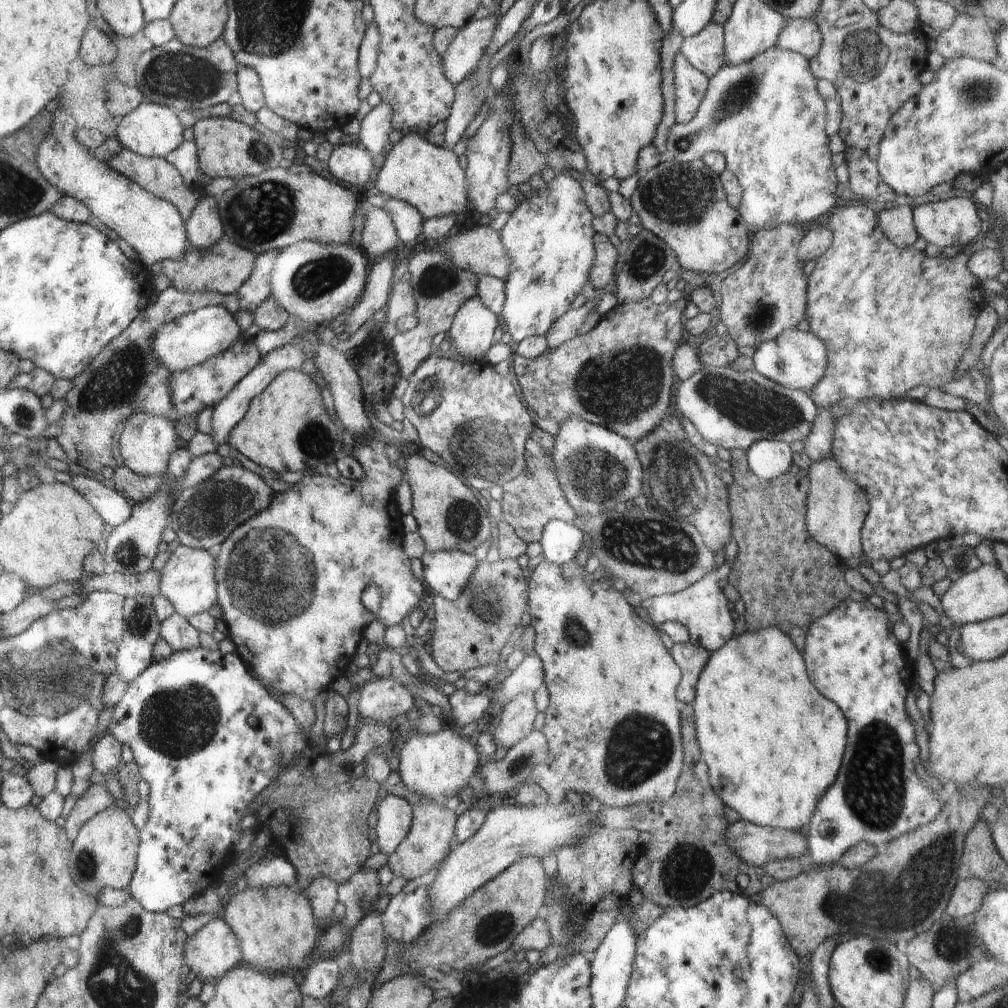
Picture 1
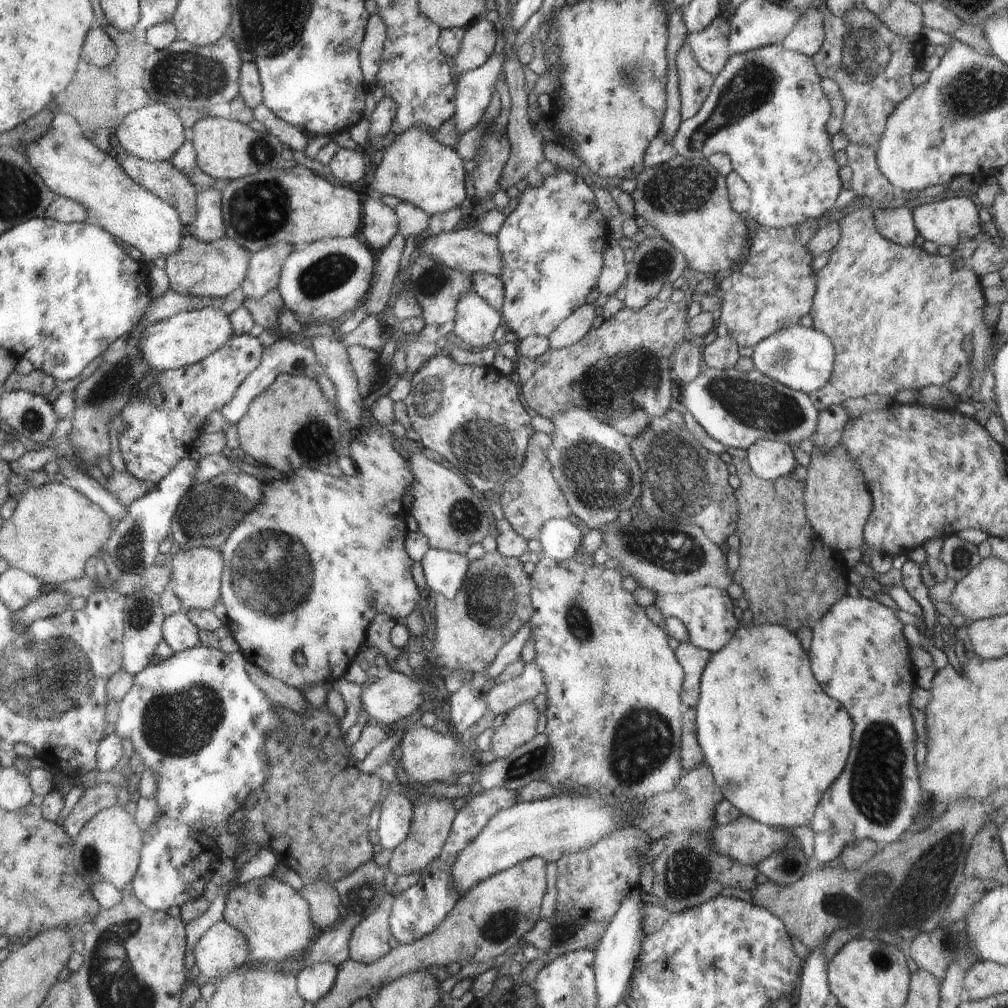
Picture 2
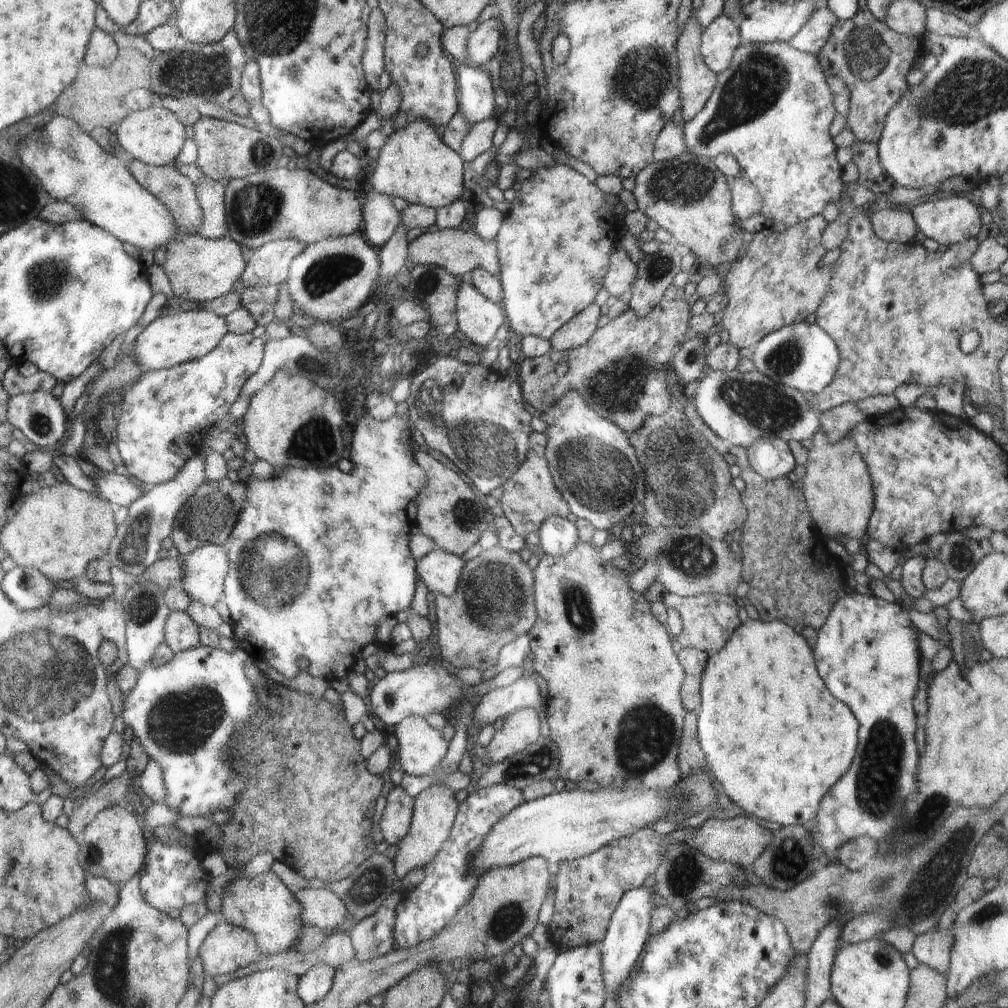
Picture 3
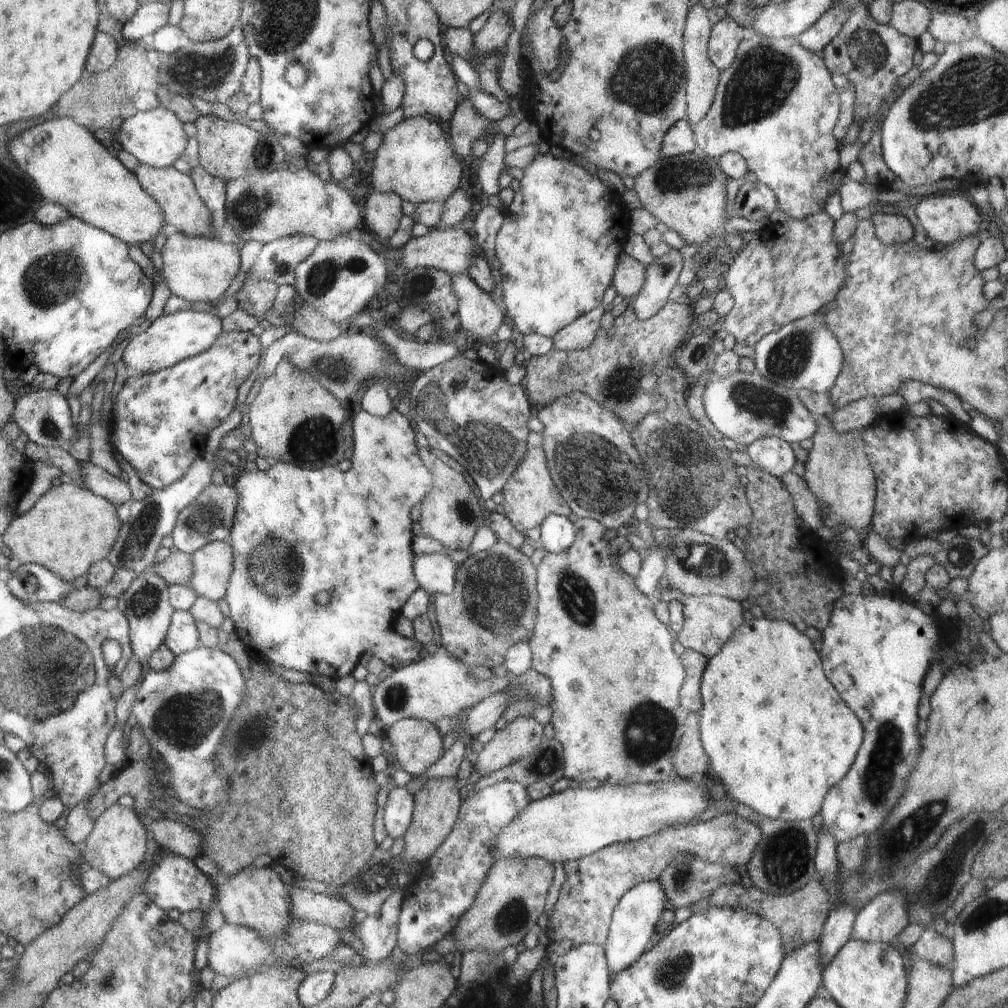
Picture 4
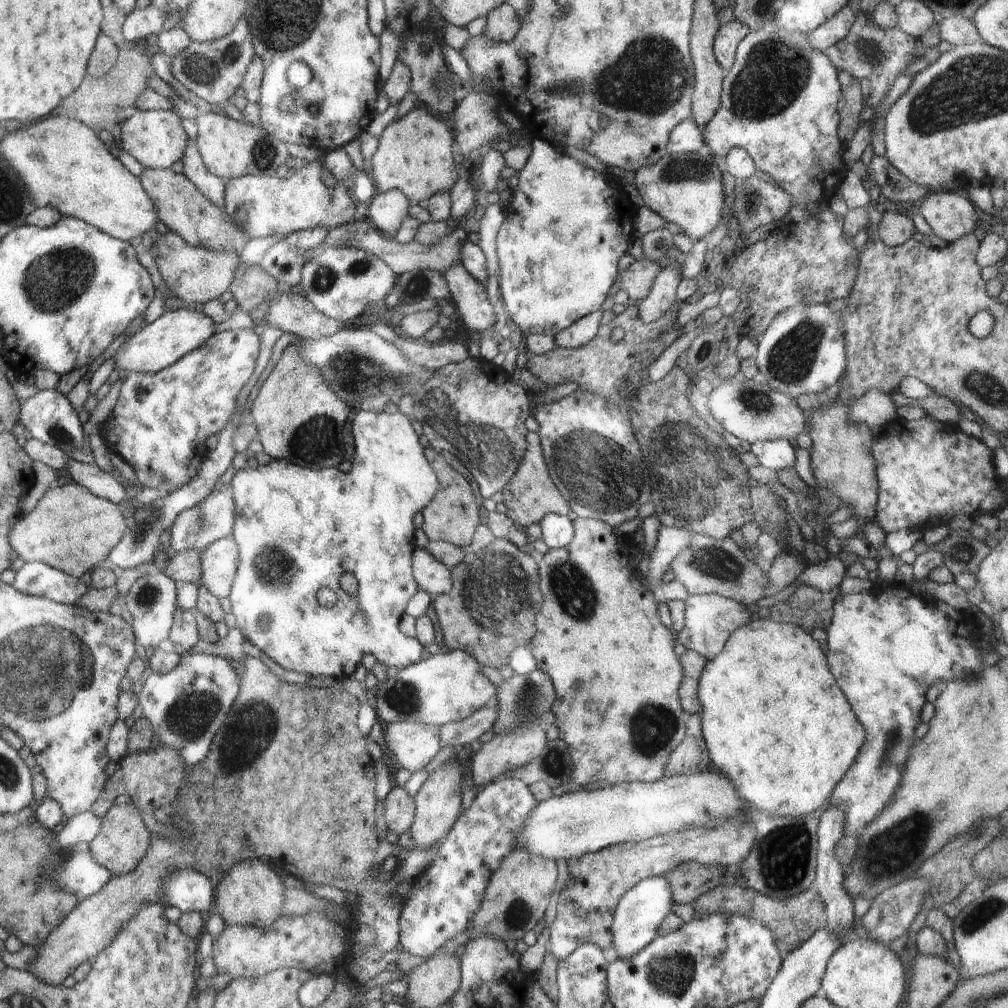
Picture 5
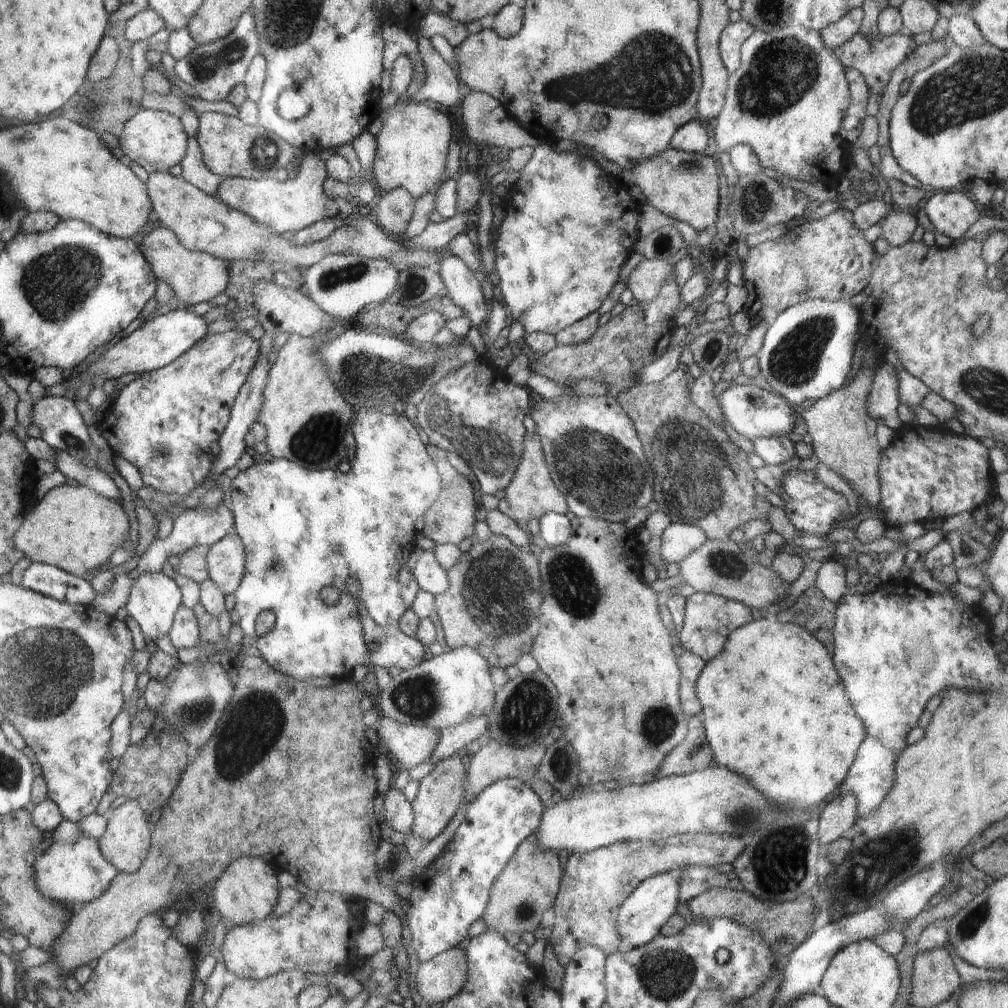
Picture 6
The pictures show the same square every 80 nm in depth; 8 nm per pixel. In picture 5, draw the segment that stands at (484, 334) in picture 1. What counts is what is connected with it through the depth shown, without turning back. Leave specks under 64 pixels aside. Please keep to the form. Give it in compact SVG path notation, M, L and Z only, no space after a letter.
M462 263L449 266L443 273L451 292L452 302L470 332L479 336L495 322L492 304L488 301L485 287L477 281Z

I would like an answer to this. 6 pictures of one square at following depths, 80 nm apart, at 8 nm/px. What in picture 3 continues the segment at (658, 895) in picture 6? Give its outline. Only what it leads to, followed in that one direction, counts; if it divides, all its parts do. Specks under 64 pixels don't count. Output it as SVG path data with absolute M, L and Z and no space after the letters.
M644 885L630 889L622 896L610 917L605 937L600 944L603 981L607 988L607 995L615 996L615 990L629 978L632 969L638 966L640 956L650 938L651 914L655 908L652 903L653 894L652 888L644 887Z

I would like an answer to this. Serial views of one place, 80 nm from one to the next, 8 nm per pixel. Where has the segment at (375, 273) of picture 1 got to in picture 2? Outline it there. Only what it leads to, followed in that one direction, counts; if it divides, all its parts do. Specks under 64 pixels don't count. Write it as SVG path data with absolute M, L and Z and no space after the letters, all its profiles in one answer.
M398 231L396 236L377 255L376 280L373 280L371 295L366 303L368 314L381 315L390 300L394 278L402 268L400 258L404 250L405 236Z

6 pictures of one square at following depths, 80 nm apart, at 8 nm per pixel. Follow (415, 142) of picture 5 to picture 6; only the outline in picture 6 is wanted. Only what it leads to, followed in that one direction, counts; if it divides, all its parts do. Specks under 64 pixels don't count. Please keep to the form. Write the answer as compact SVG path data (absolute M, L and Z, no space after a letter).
M407 100L396 102L380 116L382 128L375 135L374 178L382 192L403 188L416 200L424 193L436 190L444 182L448 147L453 139L452 125L446 114L432 103Z

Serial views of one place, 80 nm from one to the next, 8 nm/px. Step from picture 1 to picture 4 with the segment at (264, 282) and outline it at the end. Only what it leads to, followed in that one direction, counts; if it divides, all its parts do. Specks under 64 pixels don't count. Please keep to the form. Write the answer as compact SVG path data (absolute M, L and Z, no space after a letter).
M292 235L266 244L252 266L252 274L258 279L274 281L278 286L295 284L295 268L312 254L319 243L310 235Z

